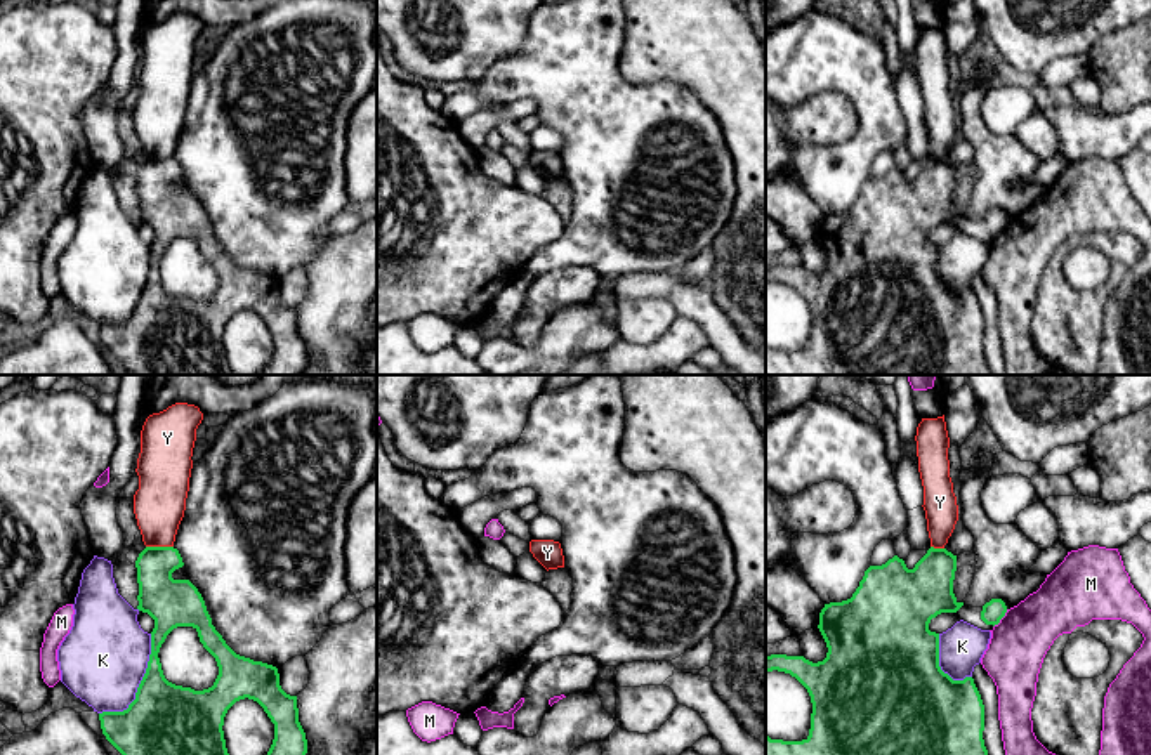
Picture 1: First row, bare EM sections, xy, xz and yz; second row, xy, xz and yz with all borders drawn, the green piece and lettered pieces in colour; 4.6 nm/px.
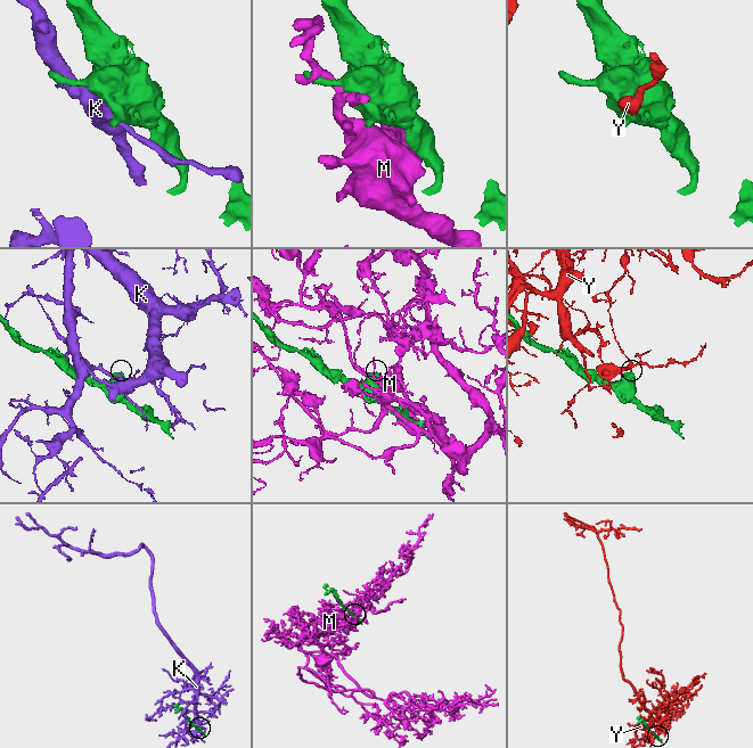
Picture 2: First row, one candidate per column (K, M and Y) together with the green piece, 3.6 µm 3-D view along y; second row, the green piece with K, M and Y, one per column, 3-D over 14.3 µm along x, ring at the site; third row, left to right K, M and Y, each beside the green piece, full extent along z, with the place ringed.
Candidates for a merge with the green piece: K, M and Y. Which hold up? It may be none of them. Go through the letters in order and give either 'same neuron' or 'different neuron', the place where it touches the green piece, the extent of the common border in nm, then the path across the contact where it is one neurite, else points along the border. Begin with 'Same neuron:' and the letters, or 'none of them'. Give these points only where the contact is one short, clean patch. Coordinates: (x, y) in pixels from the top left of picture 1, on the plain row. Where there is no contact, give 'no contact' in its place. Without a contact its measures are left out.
Same neuron: none of them
K: different neuron; meets green in xy at (139, 295); contact 440 nm long
M: different neuron; meets green in yz at (1002, 228); contact 110 nm long
Y: different neuron; meets green in xy at (160, 158); contact 130 nm long

